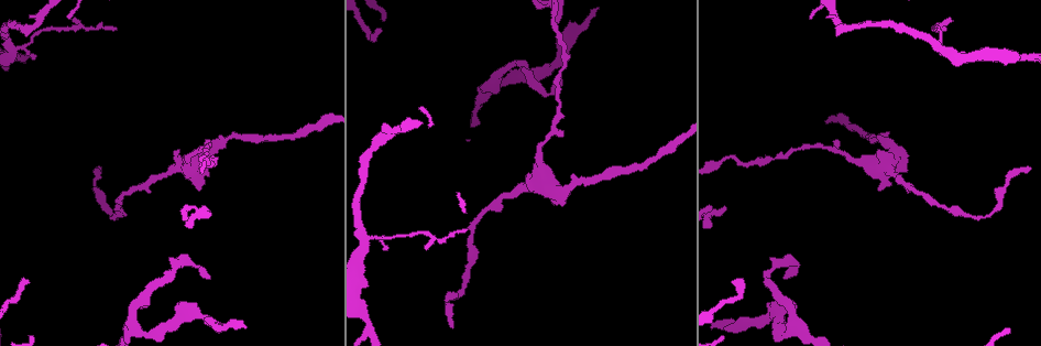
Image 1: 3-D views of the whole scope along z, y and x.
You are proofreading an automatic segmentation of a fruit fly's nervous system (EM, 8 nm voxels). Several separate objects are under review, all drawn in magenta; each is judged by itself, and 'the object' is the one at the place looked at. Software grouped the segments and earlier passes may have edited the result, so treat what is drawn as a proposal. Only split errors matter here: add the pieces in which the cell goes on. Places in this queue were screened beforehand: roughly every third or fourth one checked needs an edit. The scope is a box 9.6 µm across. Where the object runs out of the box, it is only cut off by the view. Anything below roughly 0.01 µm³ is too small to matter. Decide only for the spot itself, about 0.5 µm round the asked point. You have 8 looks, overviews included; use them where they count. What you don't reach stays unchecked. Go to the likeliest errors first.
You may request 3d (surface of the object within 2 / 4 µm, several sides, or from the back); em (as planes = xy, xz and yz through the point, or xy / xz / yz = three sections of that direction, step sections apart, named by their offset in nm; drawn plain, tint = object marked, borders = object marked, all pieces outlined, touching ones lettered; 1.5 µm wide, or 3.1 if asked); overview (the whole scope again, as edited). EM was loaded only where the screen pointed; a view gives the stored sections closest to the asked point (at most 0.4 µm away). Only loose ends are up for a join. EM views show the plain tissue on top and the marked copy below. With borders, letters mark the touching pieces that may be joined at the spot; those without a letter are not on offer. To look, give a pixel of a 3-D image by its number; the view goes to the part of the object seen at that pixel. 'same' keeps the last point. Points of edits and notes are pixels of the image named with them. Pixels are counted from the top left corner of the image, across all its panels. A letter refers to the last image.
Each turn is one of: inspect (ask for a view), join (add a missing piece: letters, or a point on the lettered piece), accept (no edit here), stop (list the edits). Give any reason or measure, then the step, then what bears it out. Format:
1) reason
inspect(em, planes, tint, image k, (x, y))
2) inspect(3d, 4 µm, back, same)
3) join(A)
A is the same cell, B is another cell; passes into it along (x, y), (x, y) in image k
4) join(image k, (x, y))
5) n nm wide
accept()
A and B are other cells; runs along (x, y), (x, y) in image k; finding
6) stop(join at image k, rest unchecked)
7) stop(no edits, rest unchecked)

inspect(3d, 4 µm, image 1, (197, 190))

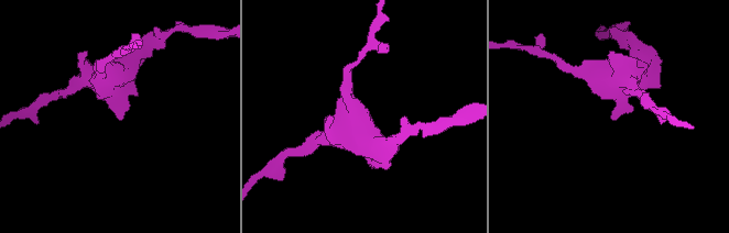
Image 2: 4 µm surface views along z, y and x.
inspect(em, xz, step 8, borders, image 2, (122, 119))

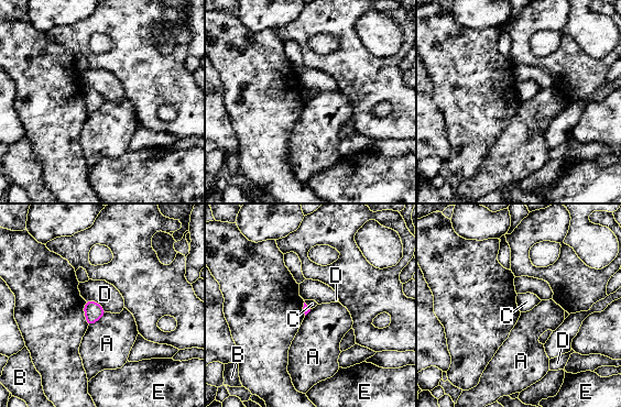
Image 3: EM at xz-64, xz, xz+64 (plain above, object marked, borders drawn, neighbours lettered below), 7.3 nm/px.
cut it another way
inspect(em, planes, borders, same)

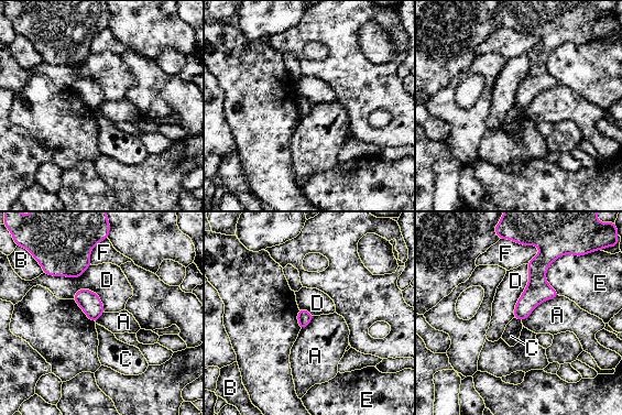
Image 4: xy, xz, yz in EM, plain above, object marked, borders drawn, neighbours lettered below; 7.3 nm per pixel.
accept()
A, B, C, D, E and F are other cells; border along (558, 295), (543, 301), (522, 321) in image 4; no lettered piece goes on from it

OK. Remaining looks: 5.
branch stops here
inspect(3d, 2 µm, image 1, (559, 22))

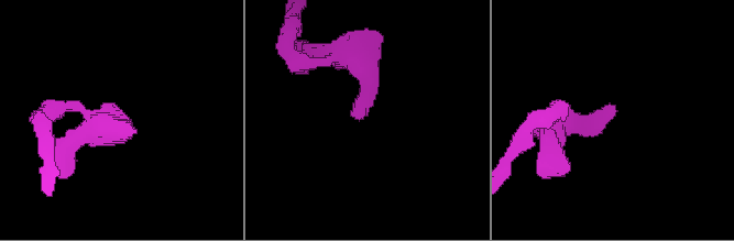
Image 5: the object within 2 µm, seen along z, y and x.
need the tissue
inspect(em, planes, borders, image 5, (353, 117))

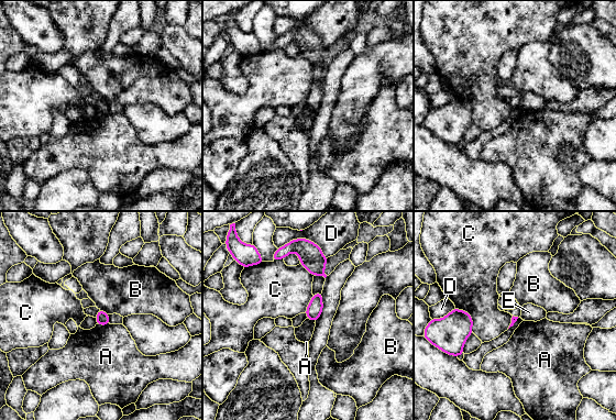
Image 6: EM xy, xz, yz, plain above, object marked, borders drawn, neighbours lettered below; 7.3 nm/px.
accept()
A, B, C, D and E are other cells; border along (307, 318), (315, 321) in image 6; no lettered piece goes on from it

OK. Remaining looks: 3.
end of a long branch
inspect(3d, 4 µm, image 1, (381, 28))

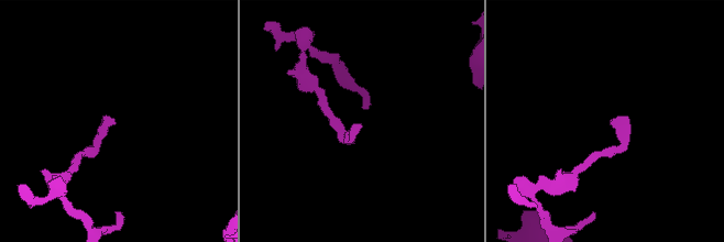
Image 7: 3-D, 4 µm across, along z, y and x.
inspect(em, planes, borders, image 7, (112, 119))

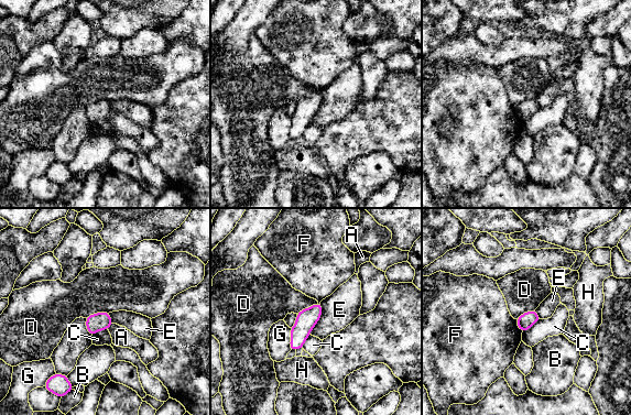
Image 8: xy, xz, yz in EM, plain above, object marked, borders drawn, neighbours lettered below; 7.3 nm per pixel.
120 nm wide; E touches over 240 nm
accept()
A, B, C, D, E, F, G and H are other cells; no lettered piece goes on from it

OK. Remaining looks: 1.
stop(no edits, rest unchecked)

